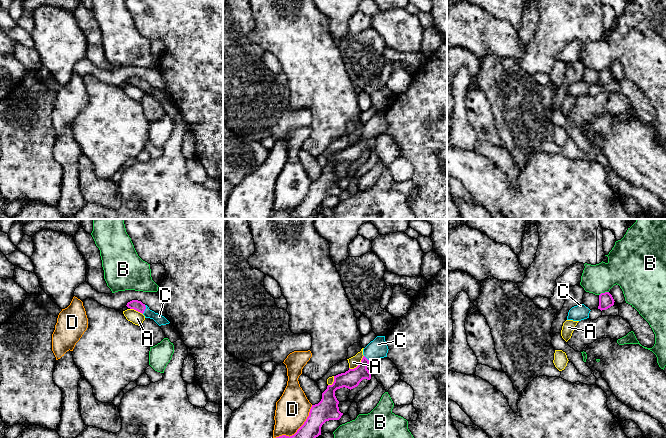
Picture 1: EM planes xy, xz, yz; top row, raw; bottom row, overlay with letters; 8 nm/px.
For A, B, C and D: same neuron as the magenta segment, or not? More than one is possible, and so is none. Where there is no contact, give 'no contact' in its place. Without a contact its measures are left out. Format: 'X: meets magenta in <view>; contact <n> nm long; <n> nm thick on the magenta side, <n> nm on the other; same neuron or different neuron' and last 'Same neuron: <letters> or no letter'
A: meets magenta in xz; contact 160 nm long; 150 nm thick on the magenta side, 80 nm on the other; different neuron
B: meets magenta in yz; contact 90 nm long; 120 nm thick on the magenta side, 260 nm on the other; different neuron
C: meets magenta in xy; contact 80 nm long; 80 nm thick on the magenta side, 80 nm on the other; same neuron
D: meets magenta in xz; contact 420 nm long; 170 nm thick on the magenta side, 280 nm on the other; different neuron
Same neuron: C

